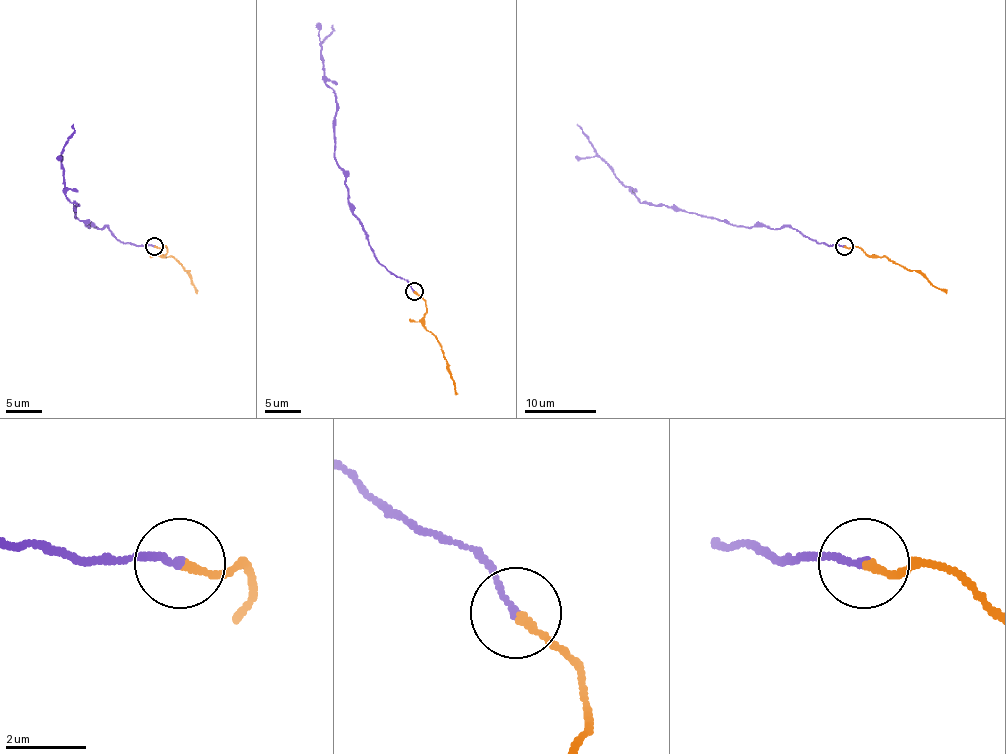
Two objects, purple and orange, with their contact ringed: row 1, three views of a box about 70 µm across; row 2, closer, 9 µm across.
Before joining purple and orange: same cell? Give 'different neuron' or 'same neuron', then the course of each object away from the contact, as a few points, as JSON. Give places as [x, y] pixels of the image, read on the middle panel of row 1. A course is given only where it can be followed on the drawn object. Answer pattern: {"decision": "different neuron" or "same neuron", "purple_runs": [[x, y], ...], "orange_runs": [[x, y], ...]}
{"decision": "different neuron", "purple_runs": [[413, 291], [381, 264], [351, 210], [335, 157], [337, 96], [326, 84], [320, 44], [333, 25]], "orange_runs": [[413, 291], [426, 303], [424, 326], [442, 348], [445, 367], [458, 394]]}

